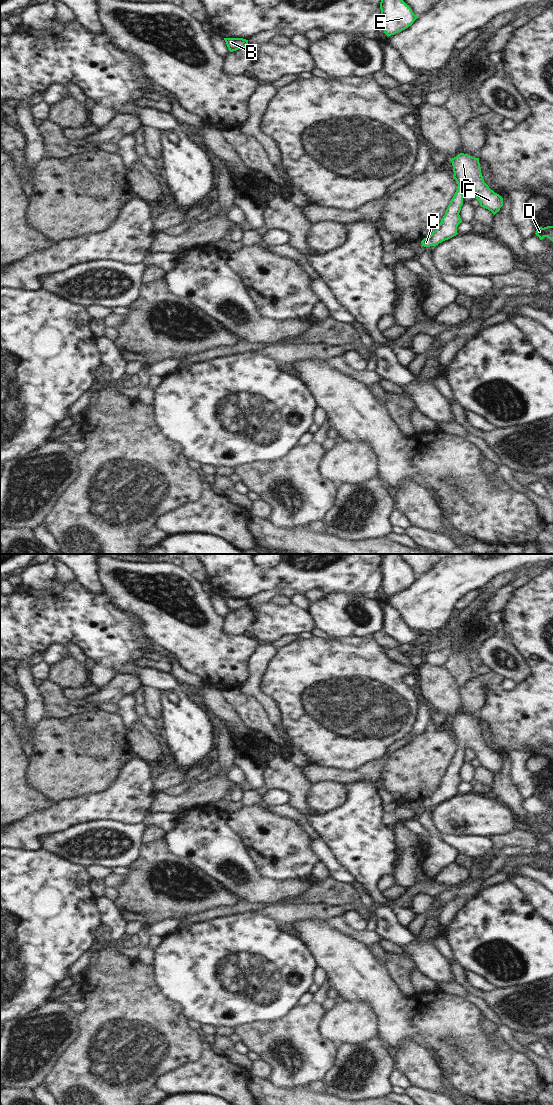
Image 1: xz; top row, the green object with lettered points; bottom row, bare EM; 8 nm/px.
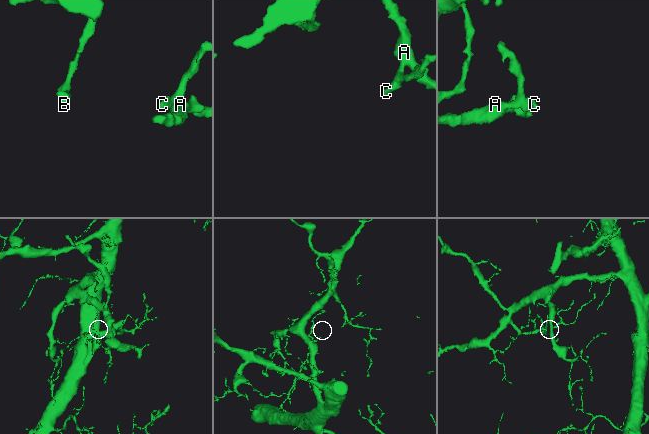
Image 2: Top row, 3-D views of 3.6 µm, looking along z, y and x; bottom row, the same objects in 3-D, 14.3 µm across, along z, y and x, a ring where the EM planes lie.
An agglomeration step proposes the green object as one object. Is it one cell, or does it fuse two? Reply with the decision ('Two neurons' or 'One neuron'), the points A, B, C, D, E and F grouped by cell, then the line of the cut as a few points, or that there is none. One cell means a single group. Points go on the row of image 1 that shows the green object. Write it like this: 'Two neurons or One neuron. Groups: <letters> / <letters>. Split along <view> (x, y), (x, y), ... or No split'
One neuron. Groups: A B C D E F. No split

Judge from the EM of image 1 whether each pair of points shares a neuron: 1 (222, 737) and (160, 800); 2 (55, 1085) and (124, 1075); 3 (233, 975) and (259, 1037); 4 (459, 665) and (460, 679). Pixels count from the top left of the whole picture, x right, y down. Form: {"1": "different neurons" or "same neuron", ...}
{"1": "same neuron", "2": "same neuron", "3": "different neurons", "4": "same neuron"}

